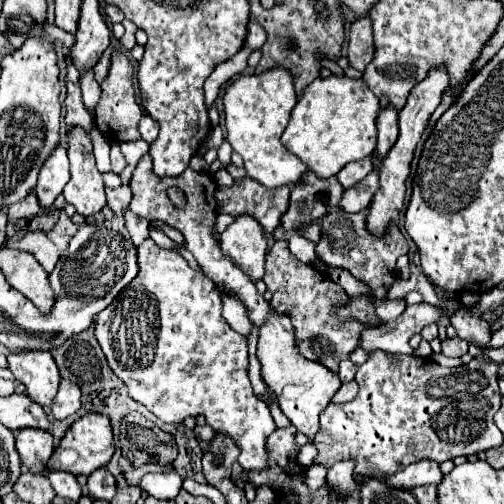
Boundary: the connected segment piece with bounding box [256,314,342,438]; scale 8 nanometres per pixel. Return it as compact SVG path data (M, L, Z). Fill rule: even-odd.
M270 314L266 318L266 322L260 326L256 356L262 364L262 378L264 378L266 386L278 398L278 404L280 404L280 410L284 412L284 416L302 434L306 434L308 438L314 438L314 434L318 432L320 412L330 404L330 398L342 386L338 374L318 362L310 362L310 360L298 356L298 350L294 348L294 328L292 328L288 316Z

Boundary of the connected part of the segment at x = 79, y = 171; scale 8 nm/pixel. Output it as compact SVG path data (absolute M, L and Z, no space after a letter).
M74 128L68 136L70 182L64 188L64 200L76 208L78 214L90 218L106 206L104 180L94 164L92 140L82 128Z

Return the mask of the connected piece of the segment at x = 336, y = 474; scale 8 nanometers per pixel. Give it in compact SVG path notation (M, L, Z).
M344 460L336 462L327 474L327 481L330 485L340 490L343 494L350 494L356 489L356 482L353 478L354 461Z

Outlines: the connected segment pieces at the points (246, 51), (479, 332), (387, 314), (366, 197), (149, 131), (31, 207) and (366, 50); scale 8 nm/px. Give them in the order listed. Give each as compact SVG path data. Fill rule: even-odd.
M244 46L240 48L232 58L228 58L226 62L222 62L214 72L212 76L208 76L208 80L204 82L204 94L206 94L206 106L210 106L216 98L218 98L218 92L224 84L228 84L234 76L242 74L244 68L246 68L246 60L248 56L254 52L254 48L250 46Z
M456 308L450 312L450 324L456 328L456 334L464 340L470 340L470 344L484 348L484 344L490 340L490 326L484 318L472 316L464 308Z
M404 298L402 300L388 300L388 302L378 302L378 306L376 306L376 312L378 312L378 316L382 318L382 322L386 324L386 322L392 322L392 320L396 320L402 312L404 312L404 308L406 308L406 302L404 302Z
M374 160L374 172L370 172L370 176L366 176L366 180L362 180L354 190L344 192L342 200L340 200L340 210L342 212L362 212L364 208L370 206L370 200L374 196L374 192L378 190L378 166L380 160Z
M148 114L142 116L142 120L140 120L140 138L146 140L148 144L152 144L156 140L156 136L158 136L158 122L152 120Z
M30 192L24 200L12 204L8 208L8 218L10 222L14 220L20 220L20 218L30 218L30 216L36 216L40 212L40 204L38 204L38 198L34 192Z
M368 16L358 18L350 26L350 40L348 40L348 64L360 72L370 64L374 56L372 44L372 28Z

